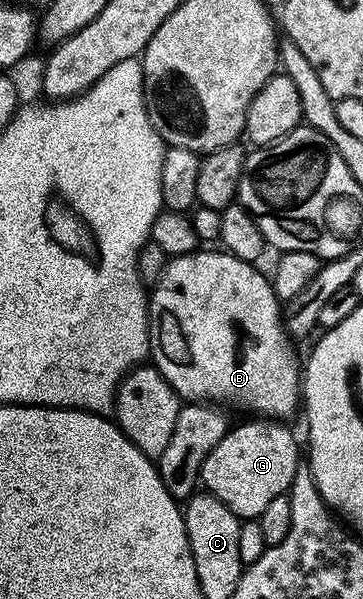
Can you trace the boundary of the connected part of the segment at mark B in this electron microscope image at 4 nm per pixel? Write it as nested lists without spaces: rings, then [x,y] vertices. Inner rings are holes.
[[[199,249],[190,255],[175,255],[167,262],[164,273],[153,284],[152,294],[148,299],[148,314],[150,316],[150,355],[153,366],[158,368],[160,374],[172,385],[172,389],[183,401],[209,401],[215,405],[227,405],[243,407],[246,411],[254,411],[258,417],[277,416],[278,407],[286,403],[286,399],[297,400],[300,395],[300,355],[294,352],[295,344],[286,330],[286,324],[282,321],[283,308],[280,300],[274,292],[274,284],[269,278],[266,279],[257,271],[253,262],[246,262],[227,253],[225,250],[205,251]]]

